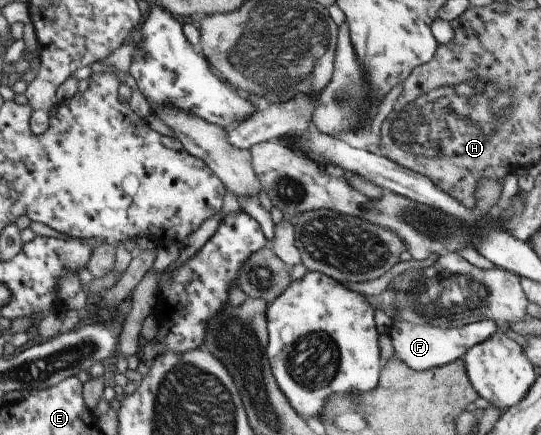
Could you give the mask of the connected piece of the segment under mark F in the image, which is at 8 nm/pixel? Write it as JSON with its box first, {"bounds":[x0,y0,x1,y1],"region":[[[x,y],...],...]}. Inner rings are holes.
{"bounds":[388,319,497,371],"region":[[[392,319],[392,326],[389,328],[388,336],[390,338],[394,353],[393,356],[401,359],[409,368],[416,371],[429,370],[436,366],[443,366],[470,349],[473,345],[488,339],[496,329],[497,324],[492,320],[480,320],[463,325],[461,327],[448,326],[448,319],[440,319],[440,325],[412,325],[406,321]]]}

